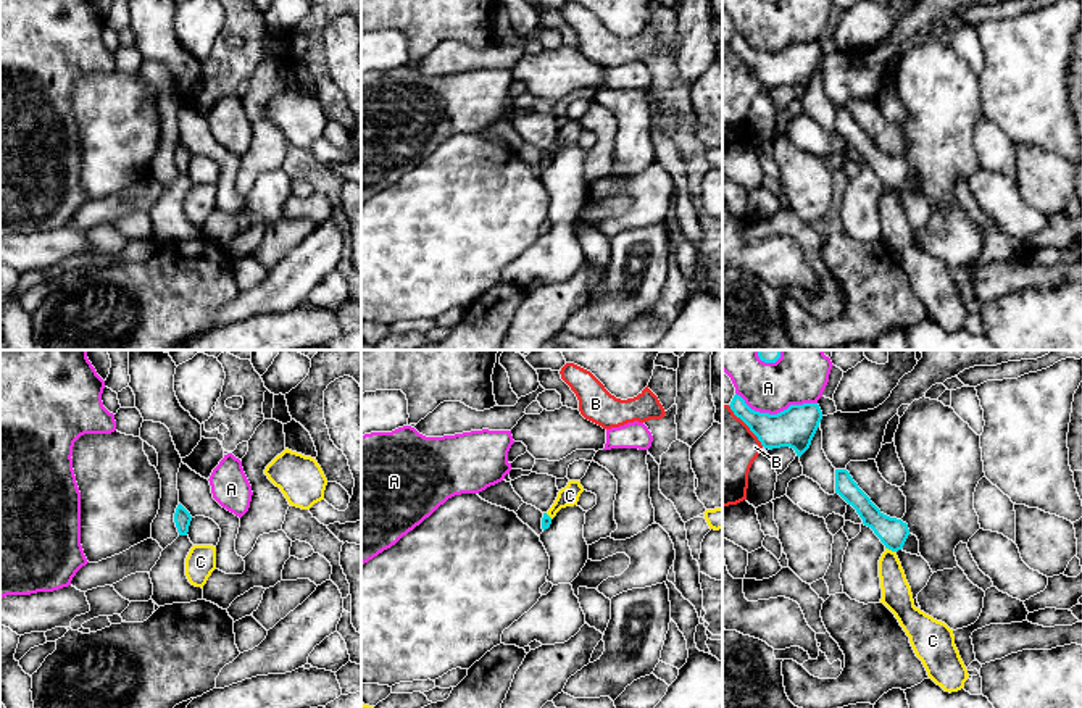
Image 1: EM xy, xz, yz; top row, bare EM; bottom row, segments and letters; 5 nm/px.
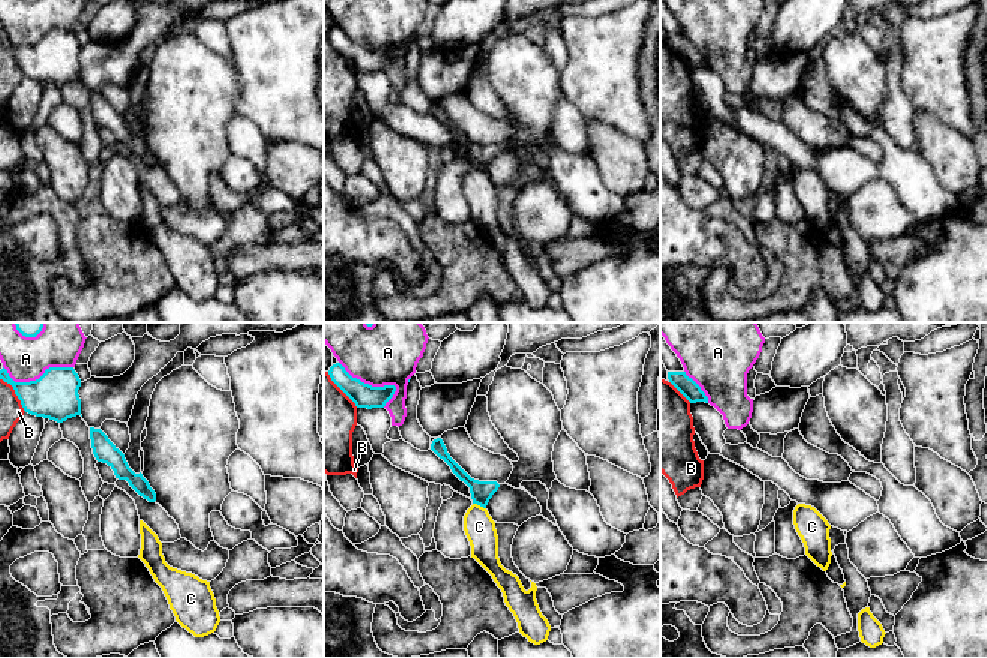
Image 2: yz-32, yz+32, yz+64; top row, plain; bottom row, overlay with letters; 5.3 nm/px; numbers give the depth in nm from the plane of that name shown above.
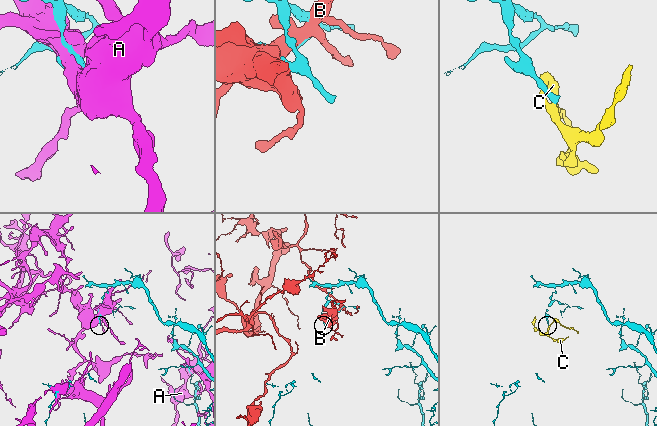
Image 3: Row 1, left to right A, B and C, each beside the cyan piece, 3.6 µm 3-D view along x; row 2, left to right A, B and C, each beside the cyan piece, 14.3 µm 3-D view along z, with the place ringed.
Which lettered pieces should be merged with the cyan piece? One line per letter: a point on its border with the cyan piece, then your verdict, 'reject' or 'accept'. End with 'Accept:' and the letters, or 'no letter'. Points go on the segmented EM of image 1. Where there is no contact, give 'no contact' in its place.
A: meets cyan in yz at (778, 413); reject
B: meets cyan in yz at (747, 424); reject
C: meets cyan in yz at (890, 549); reject
Accept: no letter

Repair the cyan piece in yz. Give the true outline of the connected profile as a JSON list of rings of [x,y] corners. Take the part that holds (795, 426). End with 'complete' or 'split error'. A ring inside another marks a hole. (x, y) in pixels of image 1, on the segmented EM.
[[[734,395],[730,410],[758,437],[764,448],[790,447],[801,456],[822,419],[818,403],[790,405],[787,410],[769,414],[751,410],[740,395]]] | complete

